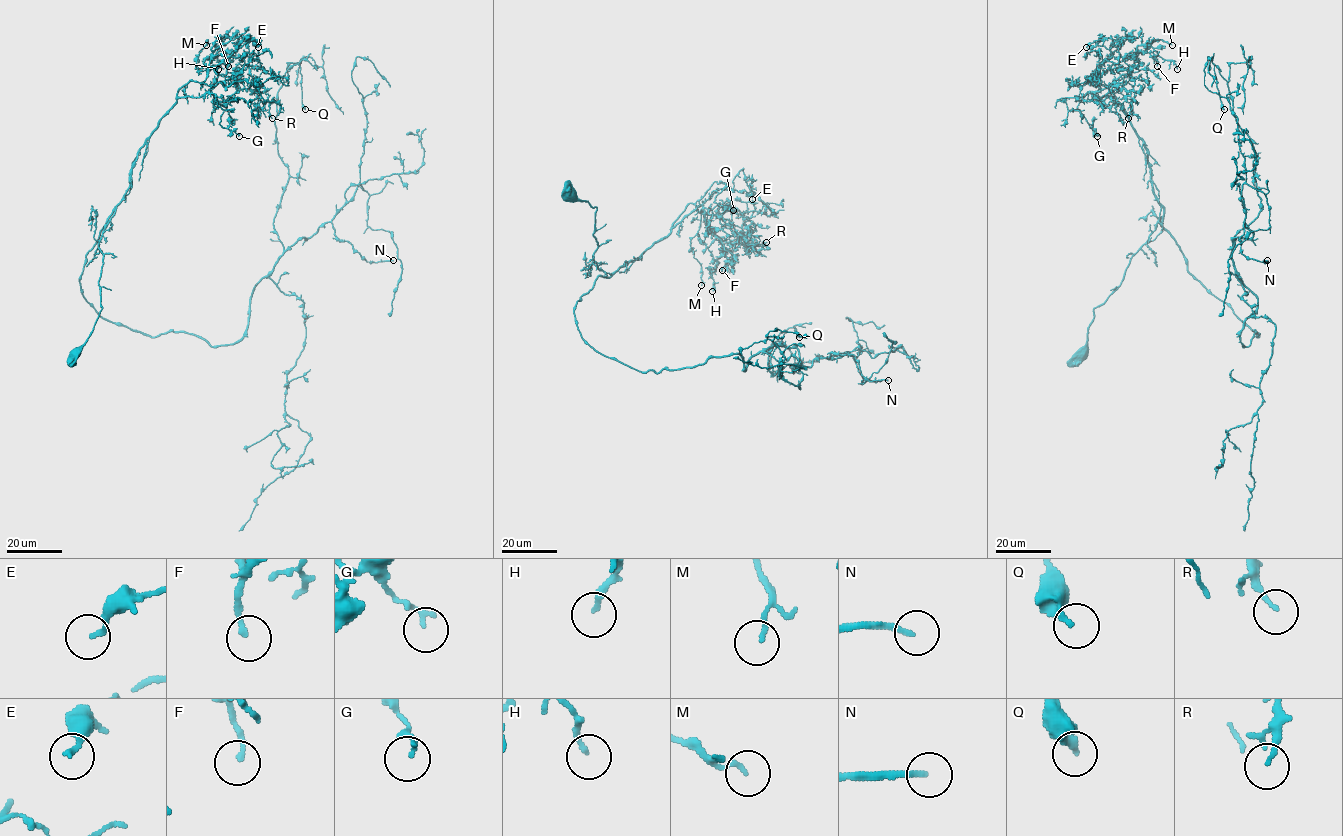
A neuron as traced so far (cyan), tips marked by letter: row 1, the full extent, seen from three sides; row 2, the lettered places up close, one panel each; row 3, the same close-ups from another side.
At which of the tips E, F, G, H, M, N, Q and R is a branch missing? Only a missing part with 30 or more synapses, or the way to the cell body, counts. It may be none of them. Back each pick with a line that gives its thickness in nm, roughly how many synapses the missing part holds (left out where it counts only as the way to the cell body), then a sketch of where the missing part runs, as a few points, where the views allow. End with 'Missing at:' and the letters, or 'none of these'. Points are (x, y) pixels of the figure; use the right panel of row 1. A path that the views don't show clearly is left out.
N: 190 nm thick; about 90 synapses
Missing at: N

